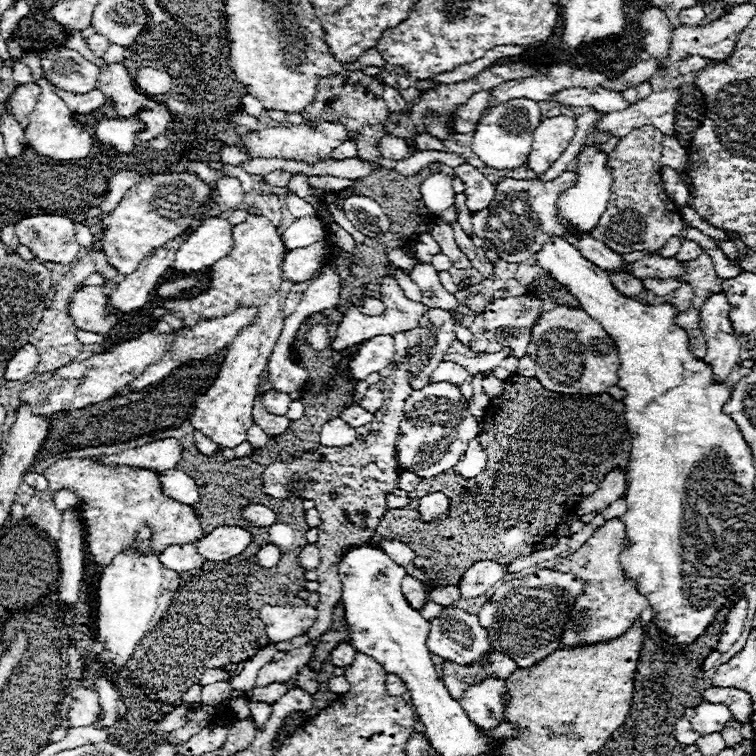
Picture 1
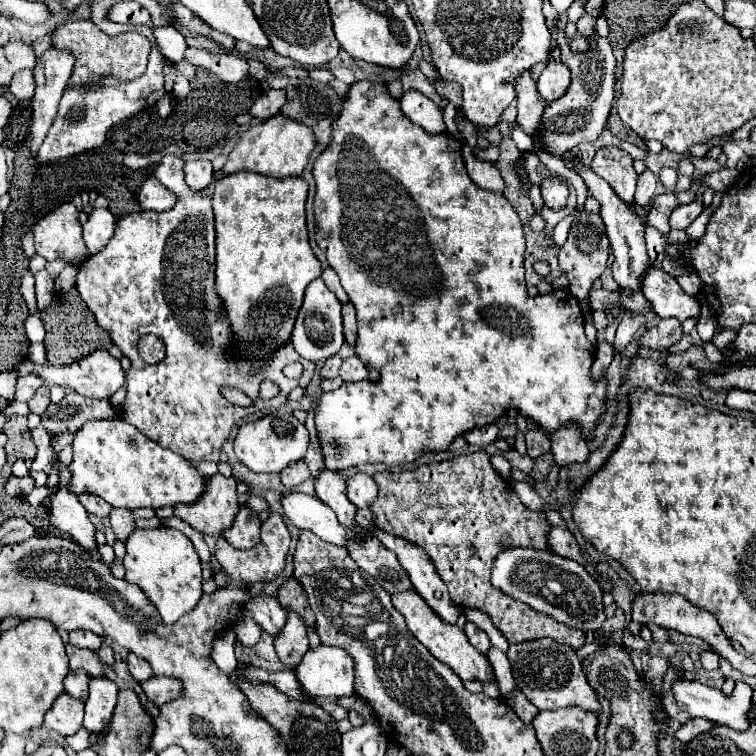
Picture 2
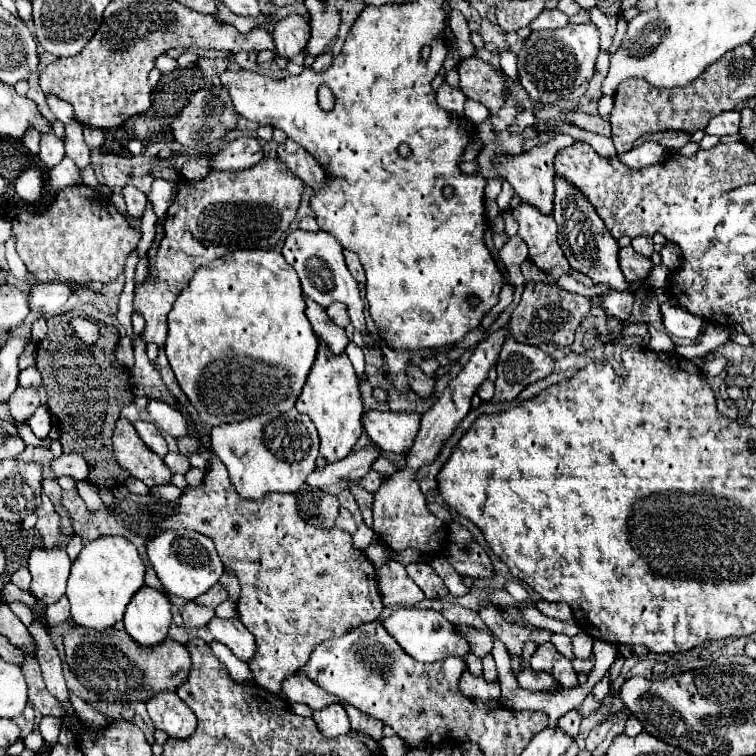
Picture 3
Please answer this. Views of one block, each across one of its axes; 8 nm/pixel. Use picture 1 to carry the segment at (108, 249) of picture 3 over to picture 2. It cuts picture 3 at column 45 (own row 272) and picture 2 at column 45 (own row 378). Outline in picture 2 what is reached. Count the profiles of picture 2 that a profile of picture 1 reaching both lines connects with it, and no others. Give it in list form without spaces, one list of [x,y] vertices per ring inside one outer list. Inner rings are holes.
[[[64,202],[54,212],[40,218],[32,234],[36,252],[46,260],[78,260],[78,264],[84,260],[86,246],[74,202]]]

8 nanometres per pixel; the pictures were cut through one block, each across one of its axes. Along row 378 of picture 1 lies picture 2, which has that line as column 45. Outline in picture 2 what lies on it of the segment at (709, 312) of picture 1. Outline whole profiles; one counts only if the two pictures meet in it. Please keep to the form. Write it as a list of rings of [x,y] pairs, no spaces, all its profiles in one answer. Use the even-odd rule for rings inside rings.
[[[64,692],[54,700],[52,708],[46,712],[44,726],[62,736],[72,736],[82,728],[82,718],[84,718],[84,700],[72,698]]]

